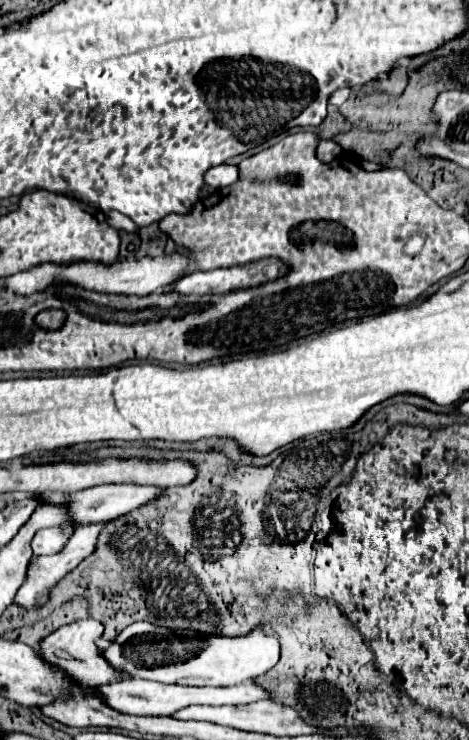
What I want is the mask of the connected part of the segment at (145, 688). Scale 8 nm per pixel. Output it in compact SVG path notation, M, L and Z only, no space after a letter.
M126 678L118 684L108 684L102 688L102 696L106 696L106 704L110 704L114 710L126 712L126 714L146 714L146 716L172 716L174 712L192 706L192 704L208 704L208 706L240 706L250 704L258 700L270 700L270 692L254 682L238 684L238 686L226 686L226 688L210 688L210 686L180 686L180 684L162 684L162 682L150 682L142 678Z

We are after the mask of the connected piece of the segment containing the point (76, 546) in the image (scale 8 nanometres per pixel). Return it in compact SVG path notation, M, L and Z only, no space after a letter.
M108 522L84 524L84 526L80 526L80 528L74 530L74 534L70 536L70 540L68 540L68 544L64 546L62 552L52 554L52 556L34 556L34 558L32 558L32 566L30 566L28 576L26 576L26 582L24 582L22 588L18 590L18 596L14 598L14 602L16 602L16 604L22 604L22 606L26 606L26 608L42 606L42 604L48 600L50 588L52 588L54 584L58 584L58 580L60 580L64 574L72 572L84 558L88 558L88 556L94 552L94 548L96 548L96 544L98 544L98 536L100 536L100 532L106 528L106 524L108 524Z

